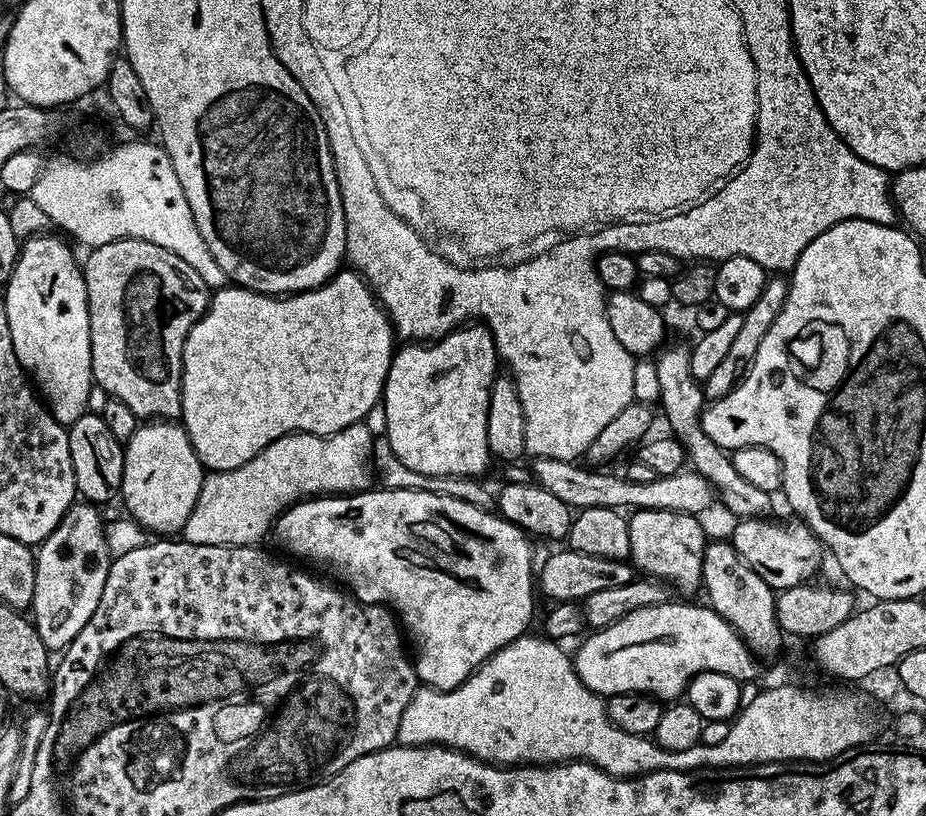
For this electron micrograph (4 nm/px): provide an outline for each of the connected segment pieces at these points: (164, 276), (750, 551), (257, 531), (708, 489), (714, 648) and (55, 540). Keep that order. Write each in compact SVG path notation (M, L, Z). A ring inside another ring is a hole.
M115 240L106 246L98 246L87 253L88 261L83 261L84 281L86 282L86 298L88 299L88 317L90 318L90 350L92 351L92 379L94 384L108 392L111 399L126 402L130 410L144 422L168 422L180 416L180 375L184 373L184 343L190 330L204 317L208 311L210 290L202 278L178 254L166 250L162 246L154 246L154 242L145 240Z
M740 518L735 523L730 535L734 550L774 590L805 583L811 572L819 570L824 556L826 560L824 545L799 519L792 518L789 524L775 524L772 518Z
M362 422L351 424L346 430L335 432L330 436L310 435L305 432L292 432L288 436L270 442L262 451L250 458L242 466L229 472L208 472L202 482L202 490L198 494L198 502L194 502L194 510L190 518L186 518L183 539L194 542L198 546L242 546L259 545L264 535L269 535L275 525L277 516L282 509L311 496L323 494L348 494L358 491L367 491L372 482L372 462L380 478L379 485L388 489L422 489L424 492L441 493L443 496L458 498L471 504L491 511L495 507L495 495L484 488L477 479L459 476L426 476L410 470L398 461L389 446L387 437L375 435Z
M535 457L532 463L531 479L540 484L550 494L562 498L573 508L615 508L617 510L674 510L675 512L689 512L691 516L700 516L714 504L714 493L710 482L702 478L697 472L681 470L669 476L657 476L652 482L634 482L625 479L623 475L615 476L608 470L593 470L591 467L579 468L579 463L558 458Z
M669 602L658 606L639 608L623 616L608 628L591 633L592 637L574 652L574 667L578 678L598 696L639 692L656 697L661 702L676 702L685 695L688 683L699 672L721 672L730 678L747 682L756 676L757 657L749 652L740 635L711 608L700 604L675 604Z
M87 502L73 503L66 510L62 522L54 526L54 530L35 549L36 573L34 574L34 598L30 609L30 619L36 625L38 638L50 650L63 650L90 622L90 614L98 610L98 602L102 599L102 586L106 586L106 574L110 570L114 559L108 551L108 543L104 537L105 521L101 519L101 509L97 505Z

